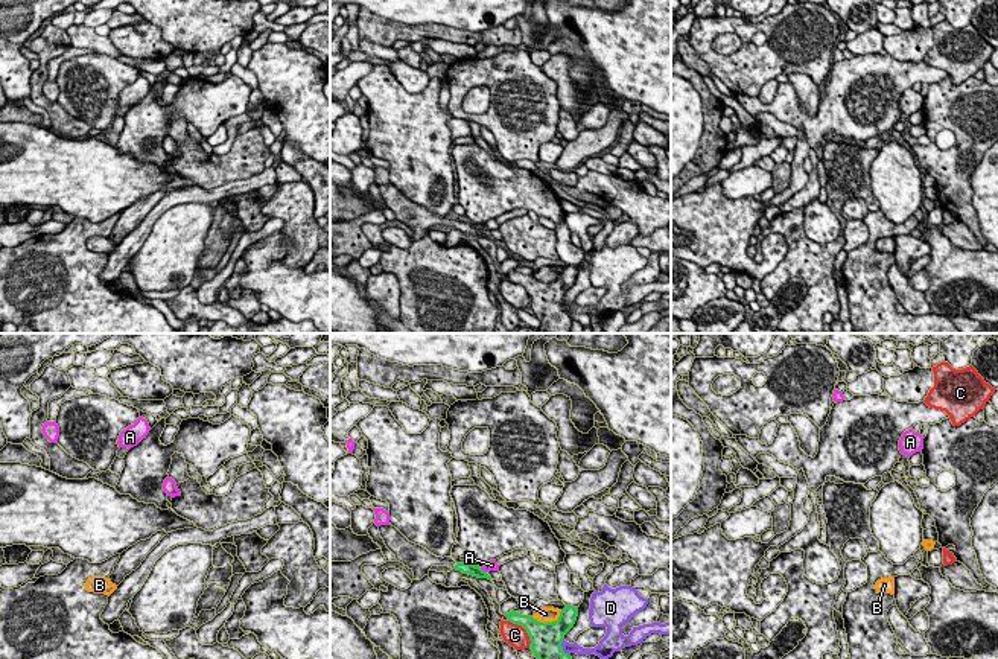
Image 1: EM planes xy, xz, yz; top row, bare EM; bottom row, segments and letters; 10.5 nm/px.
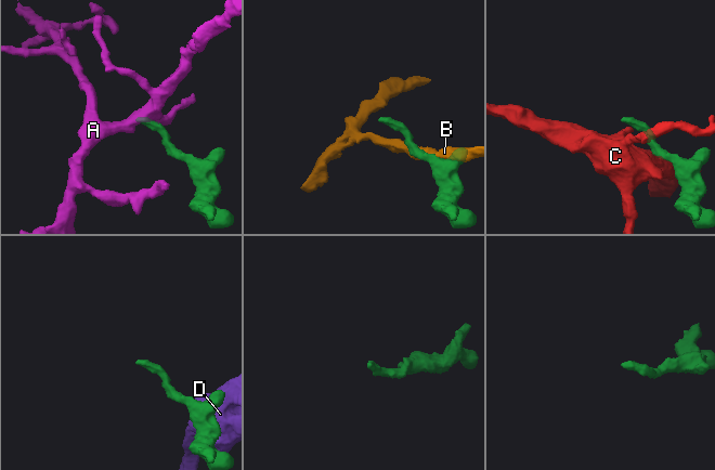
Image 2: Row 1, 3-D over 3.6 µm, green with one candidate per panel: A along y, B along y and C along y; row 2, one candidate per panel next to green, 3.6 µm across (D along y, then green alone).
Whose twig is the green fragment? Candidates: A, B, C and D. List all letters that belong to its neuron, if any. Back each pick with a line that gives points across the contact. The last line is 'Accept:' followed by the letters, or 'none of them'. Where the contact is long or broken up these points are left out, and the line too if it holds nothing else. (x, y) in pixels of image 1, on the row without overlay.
Accept: none of them

